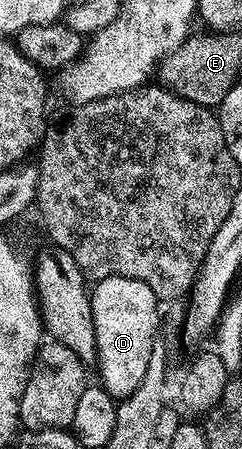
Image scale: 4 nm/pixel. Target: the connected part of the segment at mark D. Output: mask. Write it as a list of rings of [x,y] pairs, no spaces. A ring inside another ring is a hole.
[[[106,277],[91,288],[92,316],[94,317],[94,337],[96,338],[95,366],[100,367],[99,382],[119,401],[126,398],[146,375],[146,365],[150,363],[152,346],[158,342],[156,326],[160,315],[156,312],[156,295],[142,281],[130,277]]]

